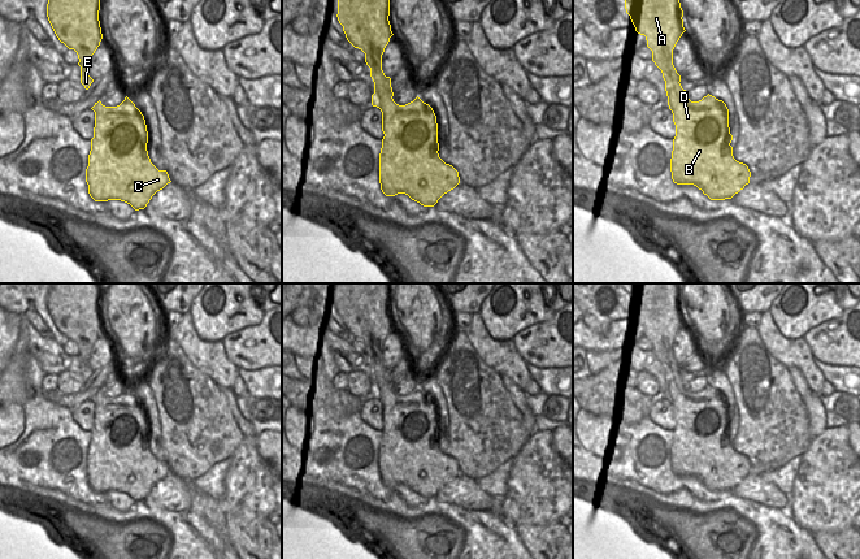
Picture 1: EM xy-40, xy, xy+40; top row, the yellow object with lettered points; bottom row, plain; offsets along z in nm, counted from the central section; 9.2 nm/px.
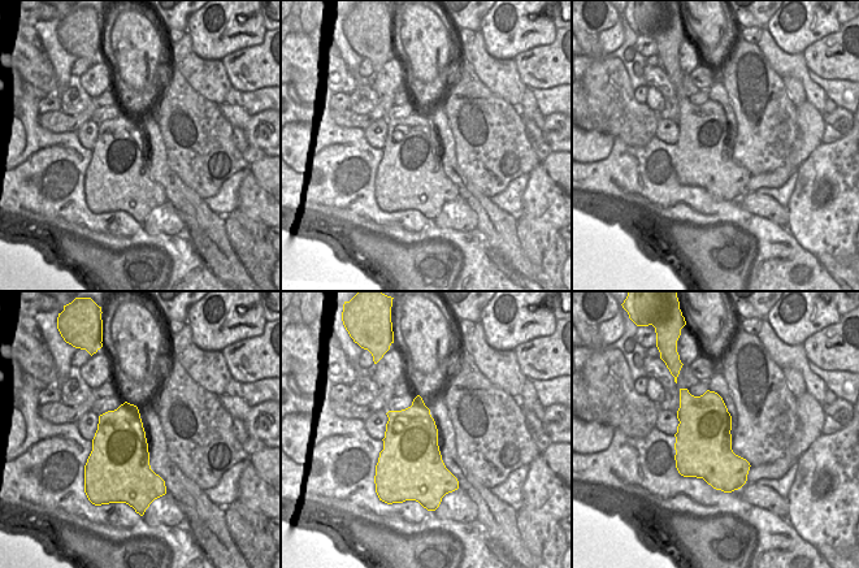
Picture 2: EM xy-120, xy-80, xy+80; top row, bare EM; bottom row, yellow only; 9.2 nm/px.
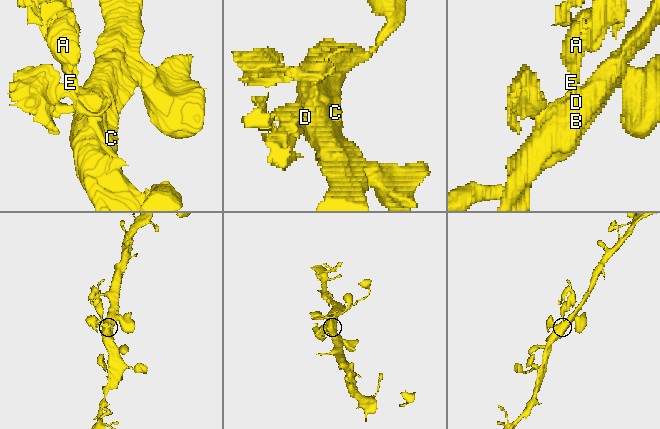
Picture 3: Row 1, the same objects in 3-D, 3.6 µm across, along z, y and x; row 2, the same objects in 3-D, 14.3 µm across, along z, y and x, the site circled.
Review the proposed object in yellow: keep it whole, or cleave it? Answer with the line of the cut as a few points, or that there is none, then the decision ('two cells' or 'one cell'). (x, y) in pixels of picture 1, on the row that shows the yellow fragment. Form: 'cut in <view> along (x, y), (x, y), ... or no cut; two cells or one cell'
cut in xy along (391, 90), (374, 92); two cells

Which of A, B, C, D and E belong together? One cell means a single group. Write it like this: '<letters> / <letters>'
A E / B C D

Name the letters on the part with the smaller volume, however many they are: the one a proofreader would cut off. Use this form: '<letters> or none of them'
A, E

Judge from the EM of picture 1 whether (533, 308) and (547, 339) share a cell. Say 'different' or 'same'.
different

